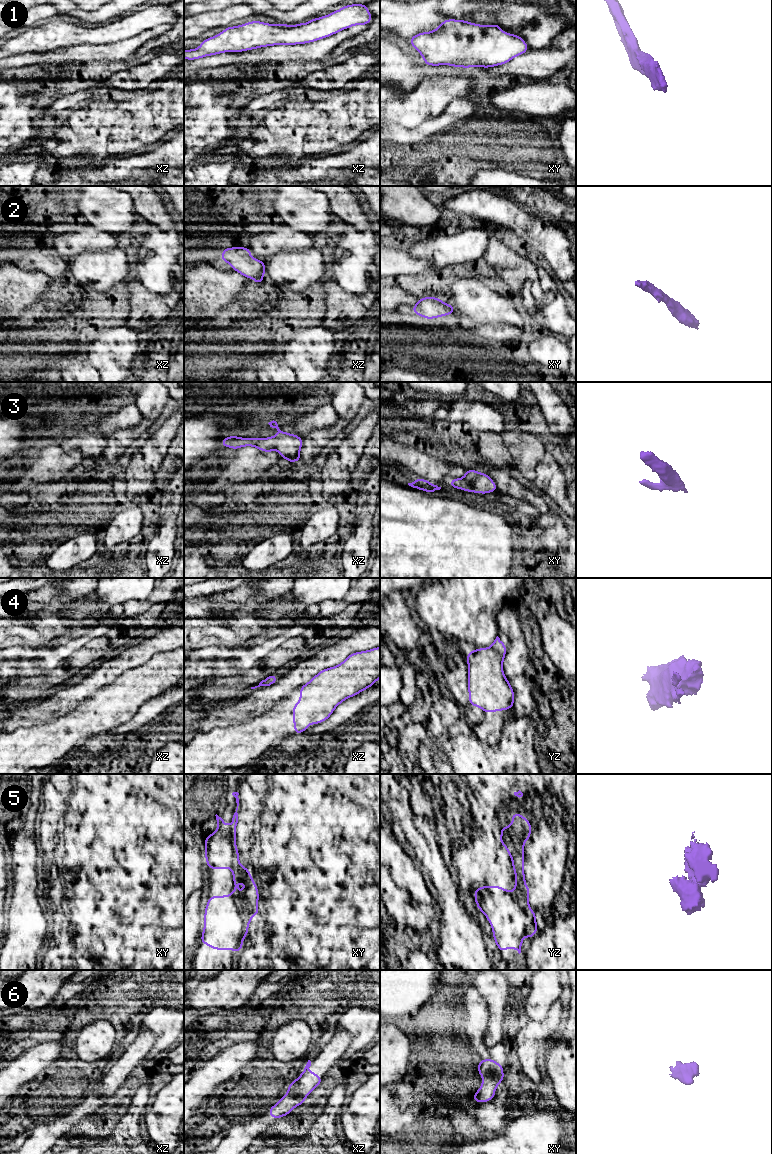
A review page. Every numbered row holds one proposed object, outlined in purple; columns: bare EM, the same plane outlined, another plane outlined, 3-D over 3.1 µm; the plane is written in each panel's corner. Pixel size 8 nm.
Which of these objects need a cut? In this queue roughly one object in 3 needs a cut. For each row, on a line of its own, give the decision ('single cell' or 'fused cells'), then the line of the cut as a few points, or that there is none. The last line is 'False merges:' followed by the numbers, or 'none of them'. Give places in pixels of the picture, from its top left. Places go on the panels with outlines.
1: single cell; no cut
2: single cell; no cut
3: single cell; no cut
4: single cell; no cut
5: single cell; no cut
6: single cell; no cut
False merges: none of them

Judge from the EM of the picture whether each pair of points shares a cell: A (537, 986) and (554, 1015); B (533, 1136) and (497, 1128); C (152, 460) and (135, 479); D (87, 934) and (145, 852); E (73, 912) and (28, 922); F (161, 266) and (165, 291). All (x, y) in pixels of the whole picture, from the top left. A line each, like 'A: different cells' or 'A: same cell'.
A: different cells
B: different cells
C: different cells
D: different cells
E: different cells
F: different cells

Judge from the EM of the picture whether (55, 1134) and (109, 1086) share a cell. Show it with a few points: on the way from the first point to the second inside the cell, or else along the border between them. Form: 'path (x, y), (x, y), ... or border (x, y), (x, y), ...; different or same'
path (70, 1120), (91, 1100), (91, 1094), (94, 1093); same

